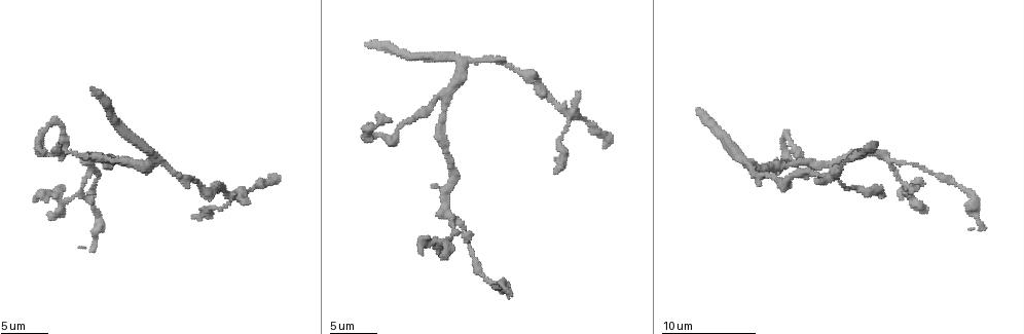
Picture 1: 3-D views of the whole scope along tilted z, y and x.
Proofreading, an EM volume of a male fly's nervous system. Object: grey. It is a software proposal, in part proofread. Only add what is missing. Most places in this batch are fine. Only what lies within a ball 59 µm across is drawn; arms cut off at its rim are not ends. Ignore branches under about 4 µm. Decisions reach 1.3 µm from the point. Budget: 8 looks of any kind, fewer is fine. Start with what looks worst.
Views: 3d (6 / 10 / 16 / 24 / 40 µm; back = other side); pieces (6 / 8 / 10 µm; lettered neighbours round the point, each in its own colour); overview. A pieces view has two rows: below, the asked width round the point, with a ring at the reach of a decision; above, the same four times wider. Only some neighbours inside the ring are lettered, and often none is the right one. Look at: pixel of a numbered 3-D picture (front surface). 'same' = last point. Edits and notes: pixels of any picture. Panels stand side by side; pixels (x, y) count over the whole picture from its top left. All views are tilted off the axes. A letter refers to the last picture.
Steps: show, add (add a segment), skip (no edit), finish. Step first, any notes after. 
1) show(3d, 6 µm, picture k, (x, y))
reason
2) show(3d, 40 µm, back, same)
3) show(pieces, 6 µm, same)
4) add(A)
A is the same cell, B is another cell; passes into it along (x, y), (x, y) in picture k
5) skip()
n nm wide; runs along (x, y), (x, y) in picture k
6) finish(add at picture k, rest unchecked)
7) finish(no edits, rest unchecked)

show(3d, 10 µm, picture 1, (553, 171))
an open end

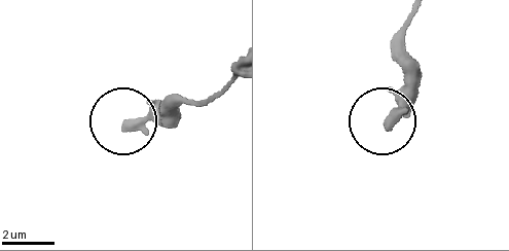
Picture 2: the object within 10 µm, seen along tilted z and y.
show(pieces, 10 µm, picture 2, (389, 125))

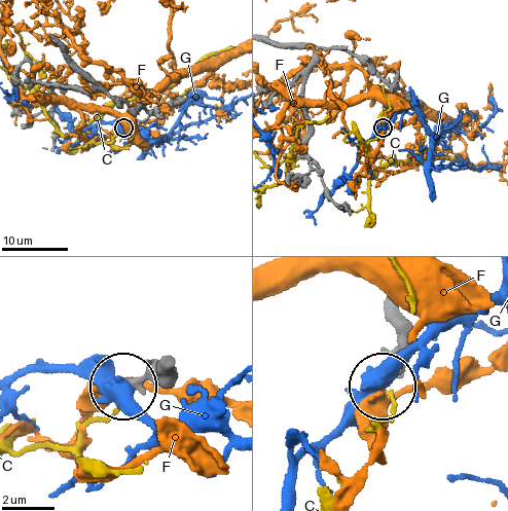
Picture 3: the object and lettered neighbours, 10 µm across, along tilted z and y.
skip()
370 nm wide; C, F and G are other cells; runs along (169, 365), (158, 375), (123, 386) in picture 3; none of them fits

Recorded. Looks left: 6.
show(pieces, 8 µm, picture 1, (877, 146))
an open end

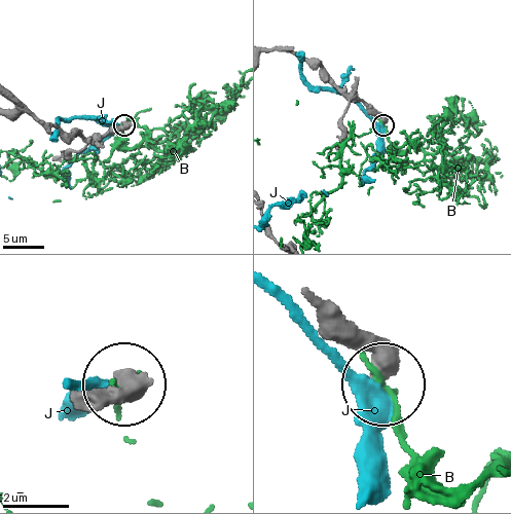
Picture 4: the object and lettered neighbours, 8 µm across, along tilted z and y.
skip()
B and J are other cells; runs along (318, 303), (347, 314), (386, 376) in picture 4; none of them fits

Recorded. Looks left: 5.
show(3d, 10 µm, picture 1, (435, 186))
free end

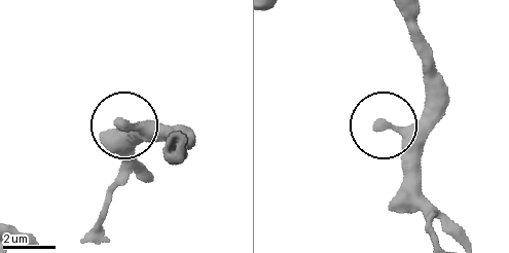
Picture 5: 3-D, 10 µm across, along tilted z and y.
show(pieces, 8 µm, picture 5, (381, 126))

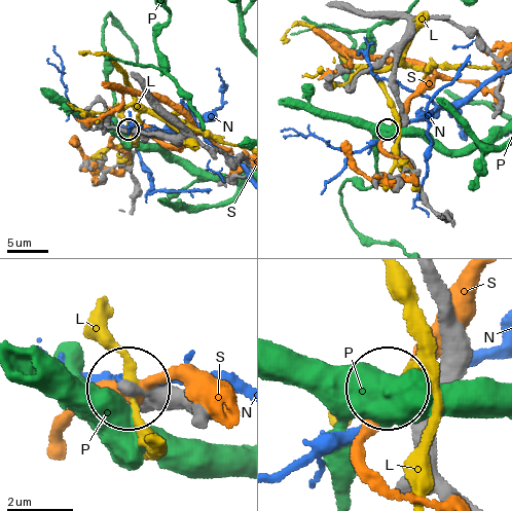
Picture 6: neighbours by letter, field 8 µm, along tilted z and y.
skip()
L, N, P and S are other cells; runs along (191, 417), (194, 411), (159, 395), (131, 391) in picture 6; no lettered segment goes on from it

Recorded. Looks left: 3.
show(pieces, 10 µm, picture 1, (921, 181))

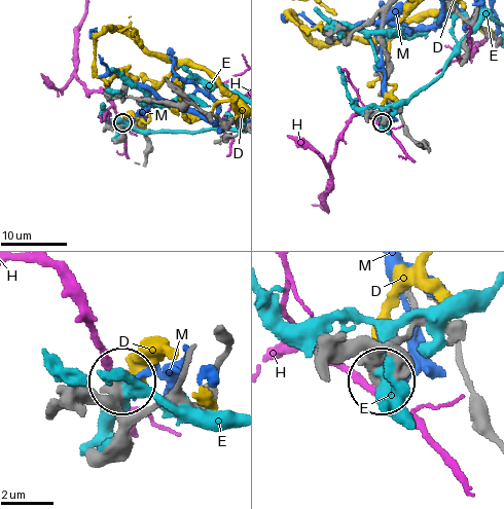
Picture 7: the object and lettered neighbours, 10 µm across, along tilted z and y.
skip()
550 nm wide; D, E, H and M are other cells; none of them fits

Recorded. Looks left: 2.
finish(no edits, rest unchecked)

